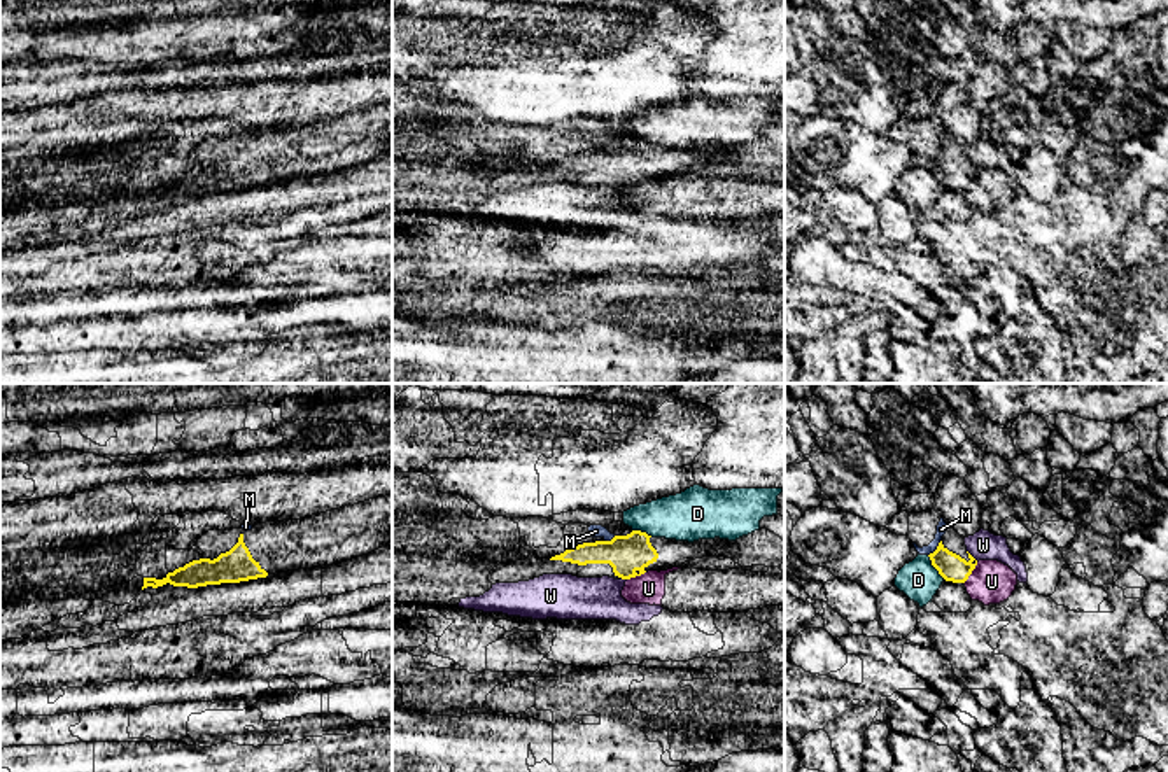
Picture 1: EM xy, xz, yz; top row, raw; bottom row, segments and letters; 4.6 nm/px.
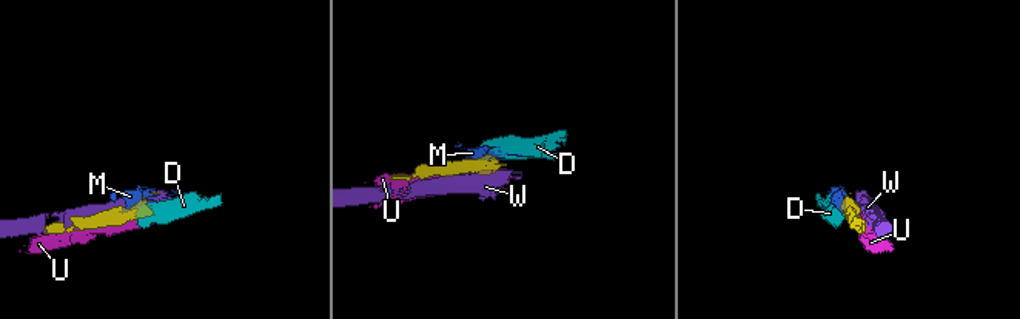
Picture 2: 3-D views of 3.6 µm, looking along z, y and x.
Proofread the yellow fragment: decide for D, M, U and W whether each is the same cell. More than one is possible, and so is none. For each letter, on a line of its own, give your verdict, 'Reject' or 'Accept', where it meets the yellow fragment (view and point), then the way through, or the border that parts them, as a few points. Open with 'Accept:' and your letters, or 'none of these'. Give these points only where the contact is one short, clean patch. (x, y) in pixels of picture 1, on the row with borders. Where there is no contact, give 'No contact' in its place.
Accept: none of these
D: Reject. Touches yellow at yz (934, 566). Boundary: yz (927, 555), (944, 578)
M: Reject. Touches yellow at yz (937, 548). Boundary: yz (941, 541), (928, 555)
U: Reject. Touches yellow at yz (970, 573)
W: Reject. Touches yellow at yz (970, 555)

